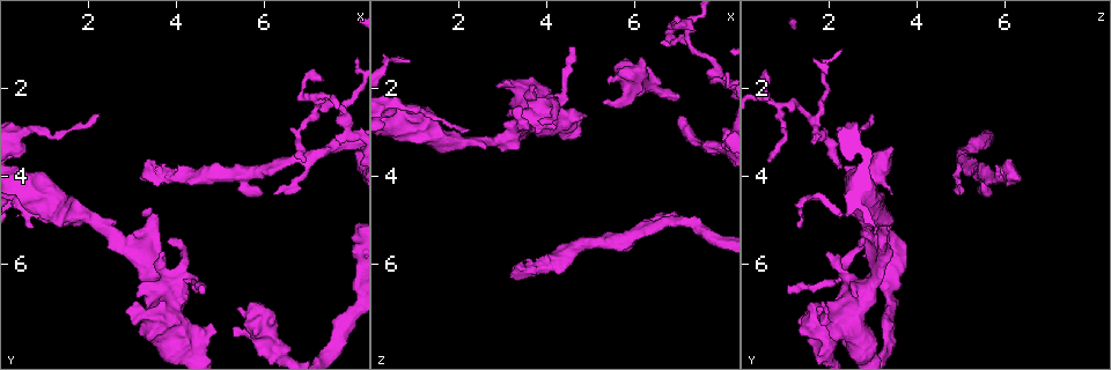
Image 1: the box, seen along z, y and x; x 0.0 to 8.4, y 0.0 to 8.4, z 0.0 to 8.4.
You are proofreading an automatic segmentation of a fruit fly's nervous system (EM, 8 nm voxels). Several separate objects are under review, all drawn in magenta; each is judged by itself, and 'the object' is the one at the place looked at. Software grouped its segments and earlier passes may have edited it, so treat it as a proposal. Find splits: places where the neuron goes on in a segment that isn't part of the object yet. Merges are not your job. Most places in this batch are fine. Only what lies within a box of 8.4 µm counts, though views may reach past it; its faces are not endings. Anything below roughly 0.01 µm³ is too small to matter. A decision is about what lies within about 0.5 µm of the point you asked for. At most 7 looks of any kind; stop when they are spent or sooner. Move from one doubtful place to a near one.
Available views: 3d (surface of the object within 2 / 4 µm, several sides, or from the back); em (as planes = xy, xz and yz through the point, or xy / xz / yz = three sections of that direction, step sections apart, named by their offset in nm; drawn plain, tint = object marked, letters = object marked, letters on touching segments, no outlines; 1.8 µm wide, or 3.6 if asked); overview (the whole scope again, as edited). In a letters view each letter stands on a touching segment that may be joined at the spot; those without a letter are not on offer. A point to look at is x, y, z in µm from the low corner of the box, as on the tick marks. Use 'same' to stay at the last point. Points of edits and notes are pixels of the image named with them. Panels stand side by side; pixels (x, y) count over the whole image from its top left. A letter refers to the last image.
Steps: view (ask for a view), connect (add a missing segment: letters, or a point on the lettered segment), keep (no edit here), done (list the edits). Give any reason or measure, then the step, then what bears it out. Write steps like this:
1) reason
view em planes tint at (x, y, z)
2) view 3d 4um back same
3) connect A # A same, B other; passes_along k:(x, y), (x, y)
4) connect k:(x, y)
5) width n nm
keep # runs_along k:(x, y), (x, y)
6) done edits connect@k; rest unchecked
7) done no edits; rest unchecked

tapers out
view em planes letters at (5.45, 7.00, 1.90)

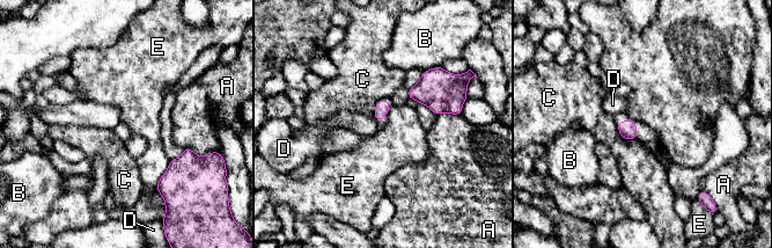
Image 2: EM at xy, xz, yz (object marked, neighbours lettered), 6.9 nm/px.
keep # A other, B other, C other, D other, E other; border 2:(170, 160), (166, 172), (155, 186); none of them fits

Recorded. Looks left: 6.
free end
view em xy step 8 letters at (5.95, 4.40, 5.60)

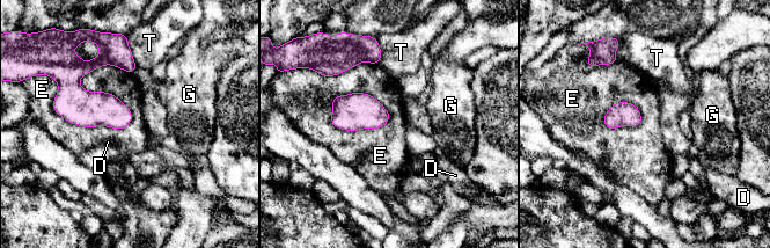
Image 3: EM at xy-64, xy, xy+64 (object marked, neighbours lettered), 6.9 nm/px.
cut it another way
view em planes letters same

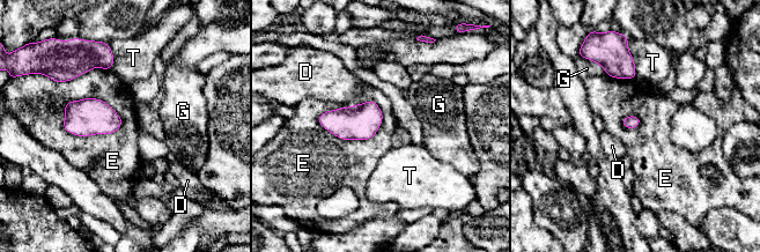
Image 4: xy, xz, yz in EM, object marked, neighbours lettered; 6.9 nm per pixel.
keep # D other, E other, G other, T other; border 4:(64, 105), (100, 98), (123, 123); no lettered segment goes on from it

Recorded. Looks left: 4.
free end
view 3d 2um at (7.35, 1.80, 0.65)

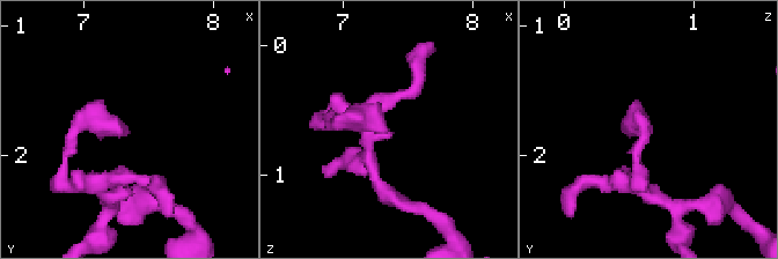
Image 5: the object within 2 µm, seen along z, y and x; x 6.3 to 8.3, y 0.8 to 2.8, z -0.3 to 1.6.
view em planes letters at (7.32, 1.80, 0.70)

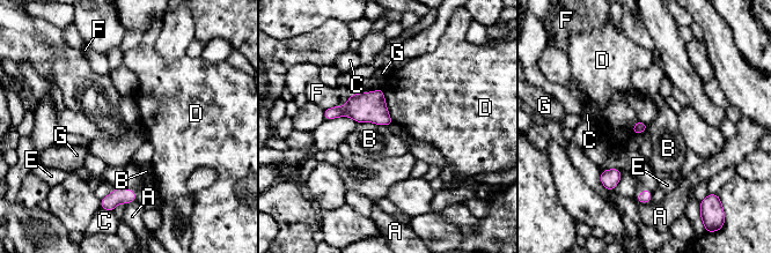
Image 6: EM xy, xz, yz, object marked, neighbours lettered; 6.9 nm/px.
keep # A other, B other, C other, D other, E other, F other, G other; border 6:(359, 121), (372, 121), (389, 126); no lettered segment goes on from it

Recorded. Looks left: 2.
done no edits; rest unchecked

